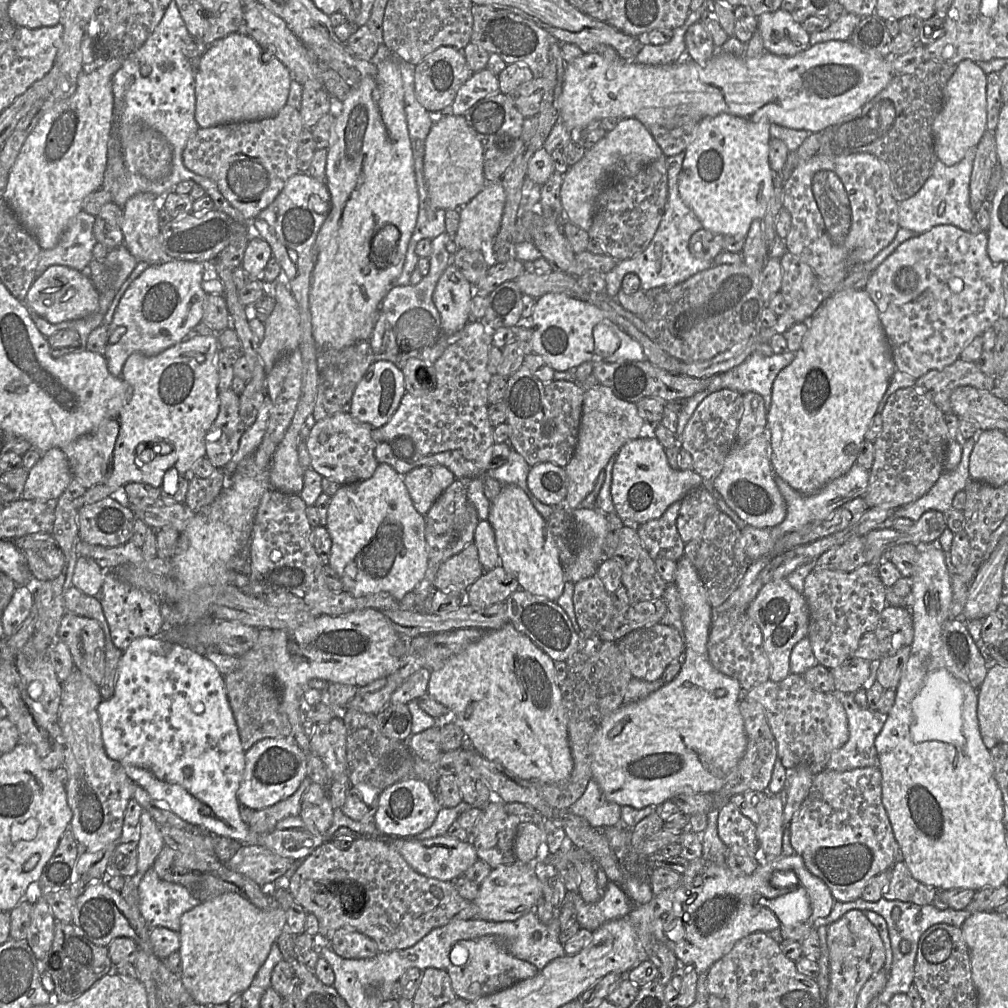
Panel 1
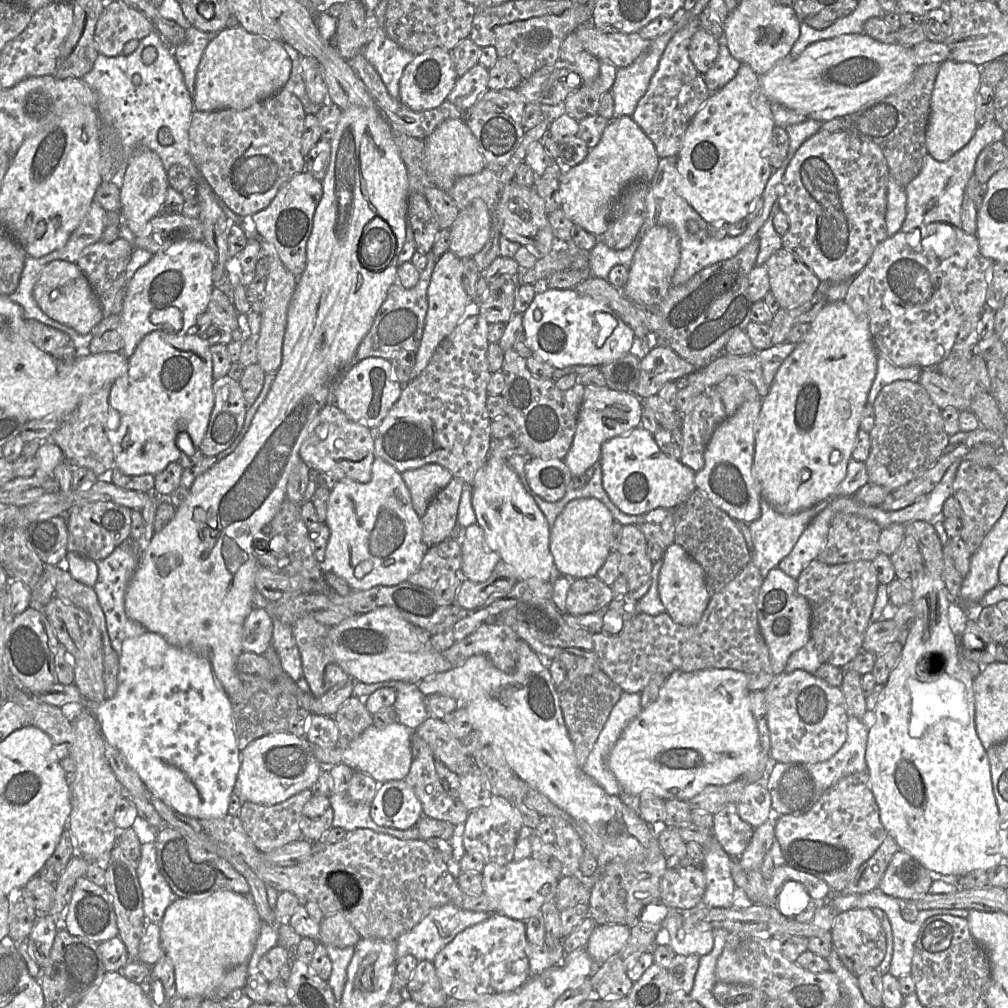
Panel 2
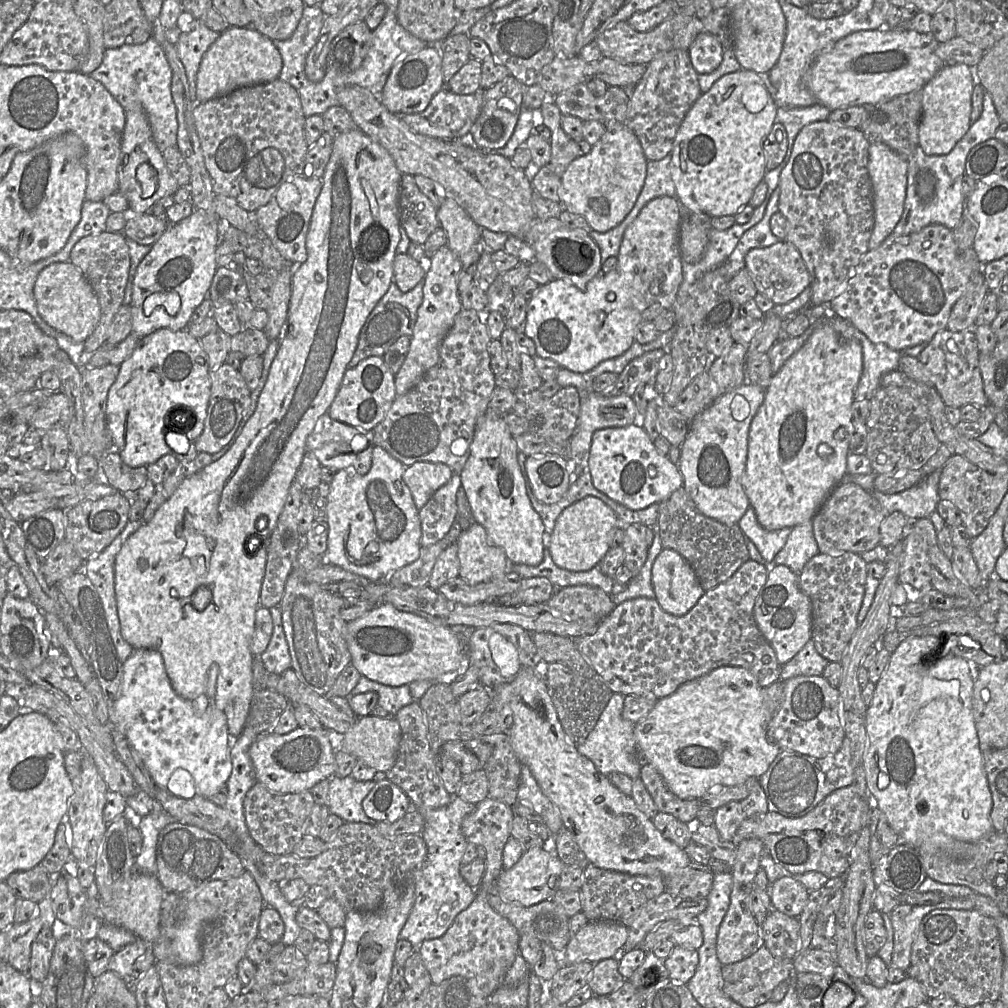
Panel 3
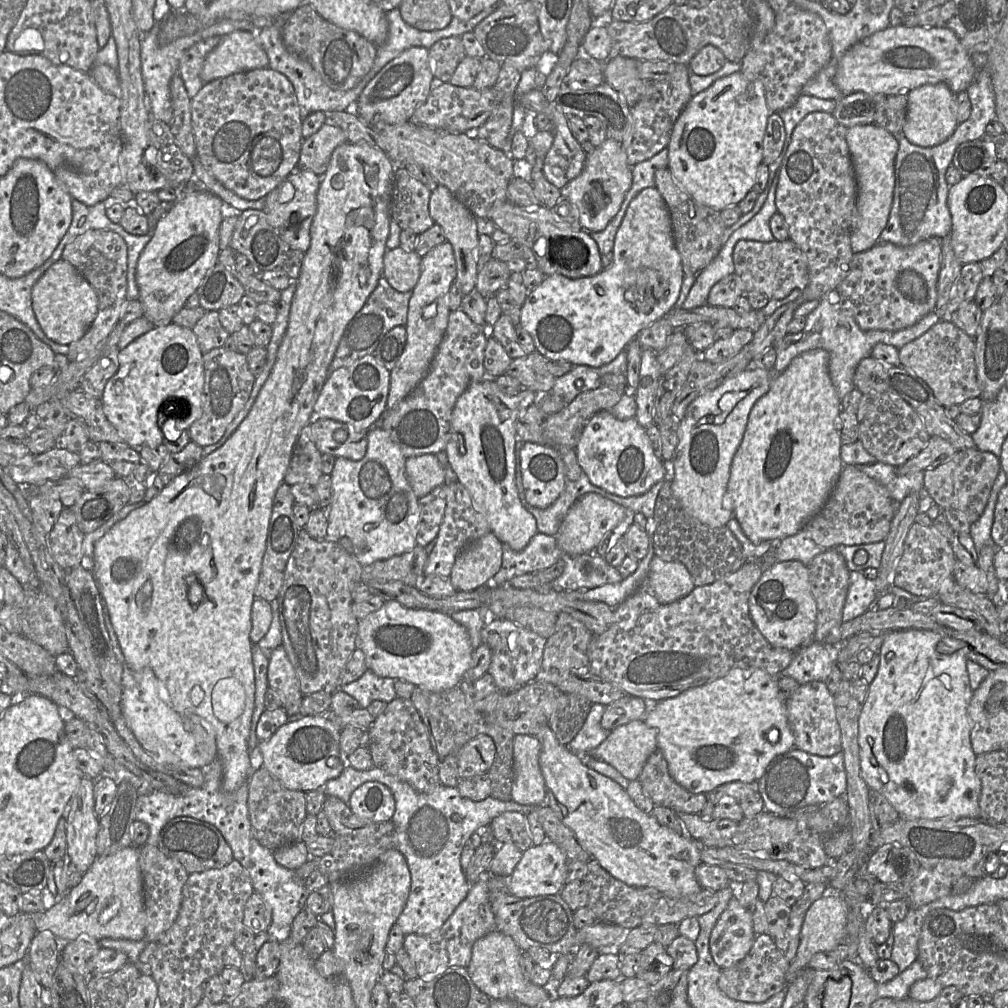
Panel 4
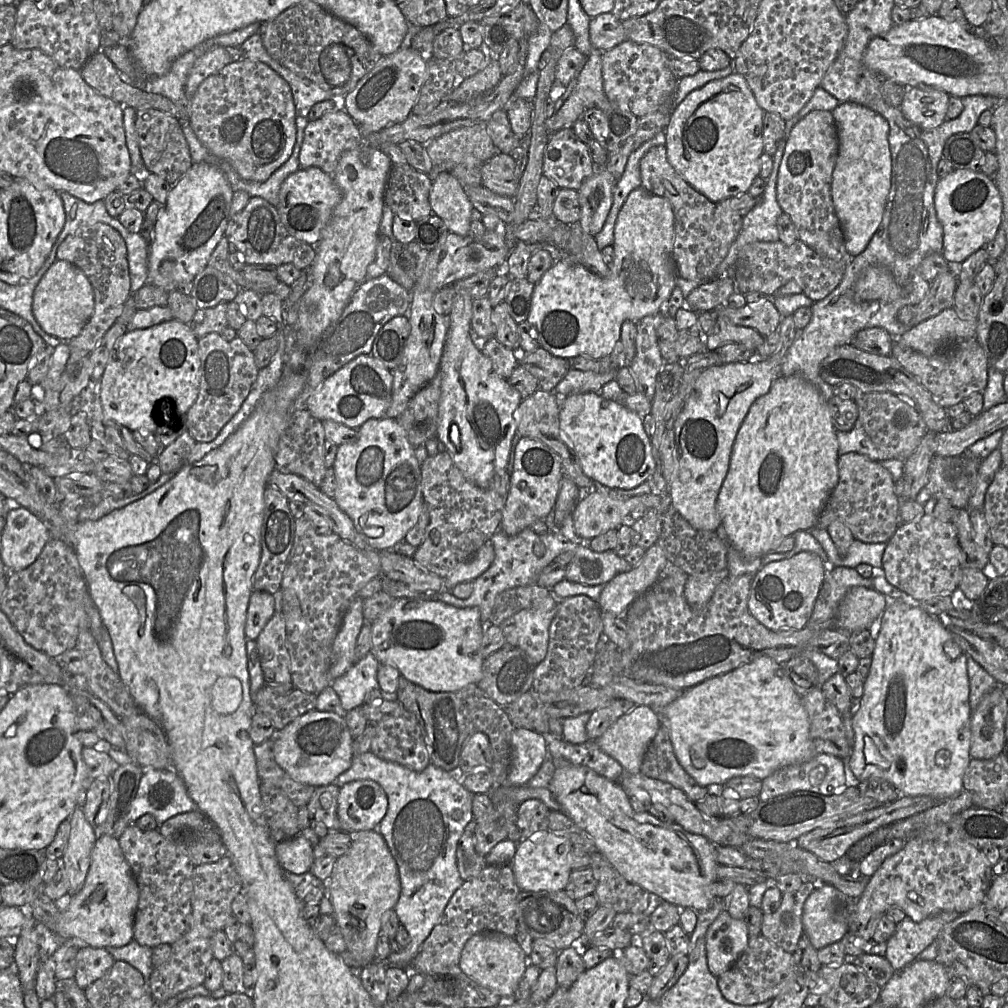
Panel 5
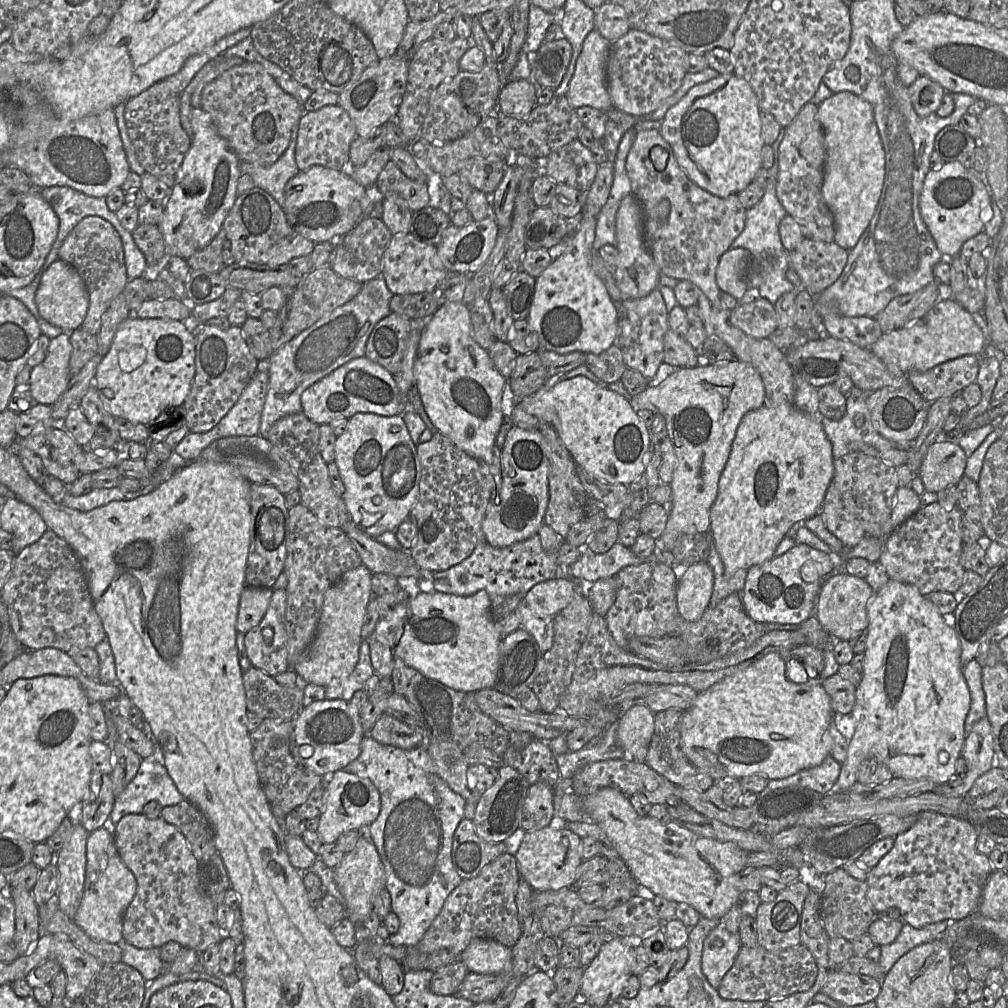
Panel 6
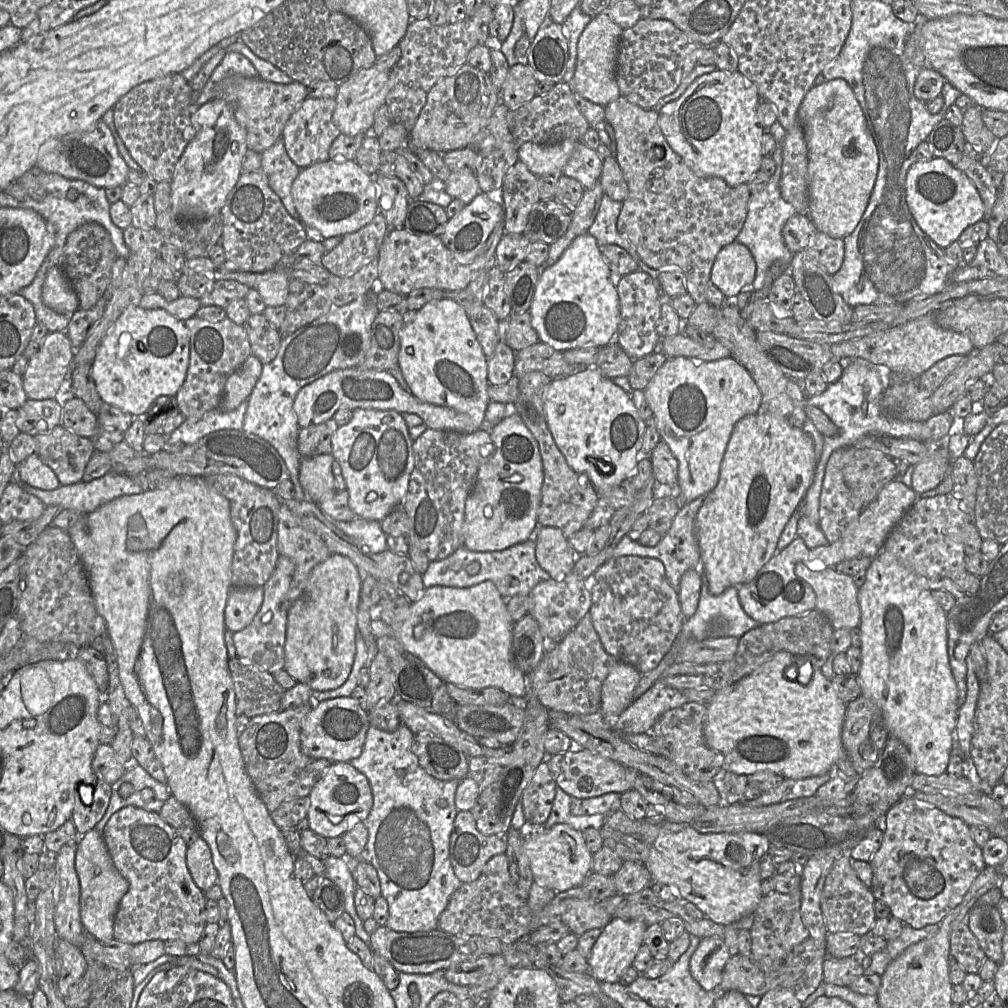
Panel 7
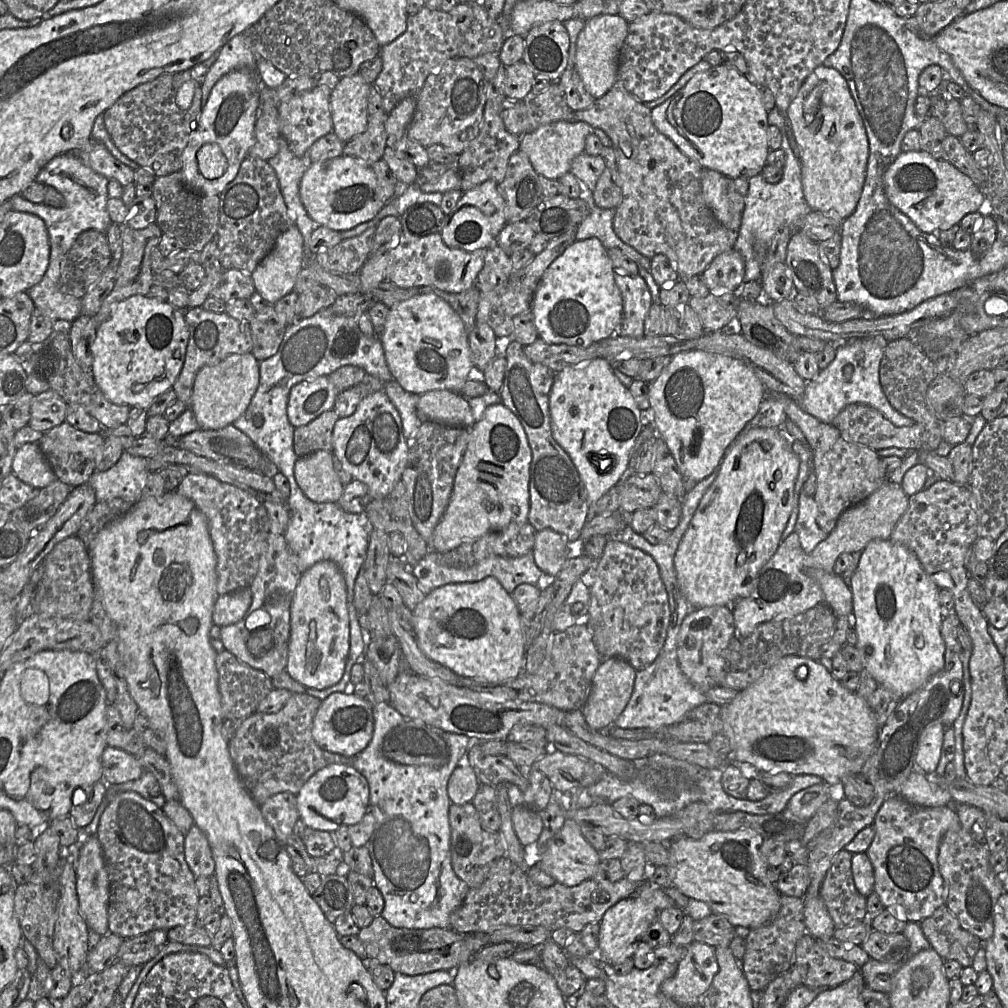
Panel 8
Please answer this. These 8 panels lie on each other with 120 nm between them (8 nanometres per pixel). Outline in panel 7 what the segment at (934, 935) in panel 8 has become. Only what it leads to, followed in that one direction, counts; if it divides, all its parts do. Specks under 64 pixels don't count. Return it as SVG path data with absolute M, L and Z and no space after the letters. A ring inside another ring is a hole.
M968 914L951 932L950 957L957 961L966 973L975 974L979 974L988 958L968 927Z

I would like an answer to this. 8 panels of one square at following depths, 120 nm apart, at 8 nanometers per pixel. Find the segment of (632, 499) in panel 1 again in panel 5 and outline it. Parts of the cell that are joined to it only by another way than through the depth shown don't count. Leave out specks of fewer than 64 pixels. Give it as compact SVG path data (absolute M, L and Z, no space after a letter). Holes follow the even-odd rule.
M587 392L565 397L559 408L560 429L579 459L584 474L594 482L611 489L630 490L647 481L655 471L651 441L640 416L629 410L623 402L606 399L598 393Z

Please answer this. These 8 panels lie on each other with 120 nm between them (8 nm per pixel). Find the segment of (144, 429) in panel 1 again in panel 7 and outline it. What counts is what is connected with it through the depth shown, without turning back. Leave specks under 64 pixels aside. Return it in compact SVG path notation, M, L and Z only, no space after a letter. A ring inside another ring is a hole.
M126 309L102 340L92 363L93 380L103 402L133 417L145 414L159 397L176 397L190 358L190 332L184 321L163 309Z

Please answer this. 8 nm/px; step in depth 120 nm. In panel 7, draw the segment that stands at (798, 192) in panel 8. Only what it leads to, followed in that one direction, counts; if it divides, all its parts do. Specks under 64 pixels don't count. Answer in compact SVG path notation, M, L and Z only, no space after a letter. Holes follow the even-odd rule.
M776 121L769 129L776 140L776 149L773 158L776 163L776 170L768 185L761 191L751 194L749 210L744 226L739 233L736 242L746 245L756 260L756 276L752 284L754 291L764 286L765 277L770 266L775 262L782 262L790 267L793 253L785 244L782 230L786 222L794 216L796 209L787 202L781 194L780 182L783 164L783 146L787 131L779 121Z

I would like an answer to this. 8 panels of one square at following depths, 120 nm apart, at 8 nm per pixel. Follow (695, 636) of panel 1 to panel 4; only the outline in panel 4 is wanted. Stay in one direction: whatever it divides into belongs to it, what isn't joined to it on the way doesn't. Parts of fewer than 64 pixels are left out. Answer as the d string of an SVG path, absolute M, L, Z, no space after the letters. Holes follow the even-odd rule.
M654 557L649 569L645 590L651 591L663 604L675 602L689 595L695 588L693 578L681 562ZM734 667L730 669L724 676L718 677L703 685L689 688L677 696L669 697L655 704L651 704L643 720L647 726L656 730L657 748L662 751L667 761L668 770L671 777L678 784L692 793L706 793L721 784L731 781L757 781L762 777L766 768L776 756L796 748L794 735L788 721L786 700L783 700L783 697L780 693L778 681L779 675L771 675L758 668Z

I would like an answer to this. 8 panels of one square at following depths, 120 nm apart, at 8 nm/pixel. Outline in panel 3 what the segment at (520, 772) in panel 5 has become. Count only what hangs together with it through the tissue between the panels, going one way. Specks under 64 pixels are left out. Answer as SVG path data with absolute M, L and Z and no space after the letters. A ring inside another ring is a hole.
M521 764L517 800L518 803L523 803L538 813L544 819L544 824L552 834L557 833L563 827L559 810L544 794L530 769L524 764Z

